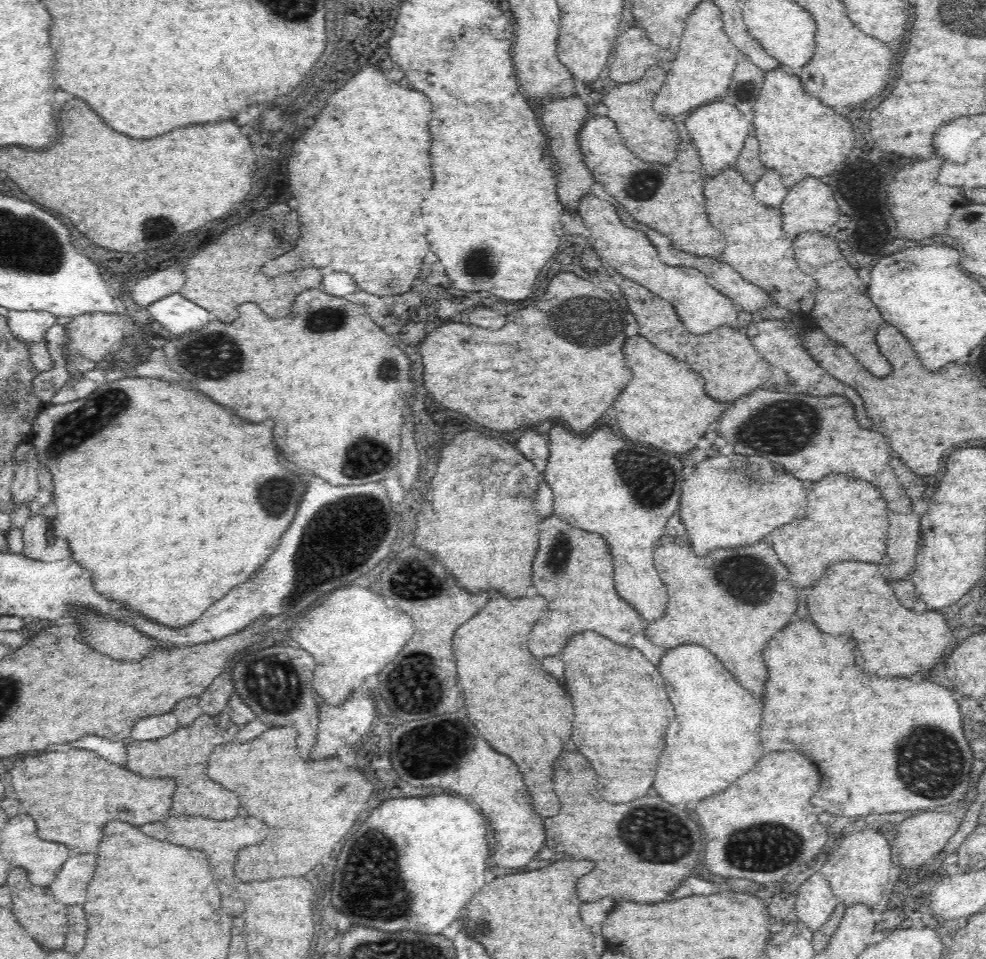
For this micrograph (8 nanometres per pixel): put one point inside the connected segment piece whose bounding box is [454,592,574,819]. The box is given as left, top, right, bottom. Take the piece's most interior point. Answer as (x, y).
(524, 713)

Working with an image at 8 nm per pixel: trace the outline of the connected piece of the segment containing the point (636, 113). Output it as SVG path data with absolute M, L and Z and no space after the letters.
M660 66L650 67L638 80L627 84L612 85L604 91L603 104L609 110L607 117L612 119L619 130L623 143L640 160L656 164L670 164L677 157L680 135L674 120L656 114L653 102L658 91L663 88L667 72Z

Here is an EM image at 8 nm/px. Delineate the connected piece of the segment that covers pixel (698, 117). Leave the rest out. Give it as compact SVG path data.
M712 102L710 106L700 106L690 113L685 120L689 136L692 136L692 142L696 144L699 150L699 157L706 174L714 176L720 170L733 165L743 149L745 140L752 131L752 122L748 122L744 115L734 105L724 102Z

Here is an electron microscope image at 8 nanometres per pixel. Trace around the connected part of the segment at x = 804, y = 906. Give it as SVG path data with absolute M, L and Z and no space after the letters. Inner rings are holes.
M816 872L805 880L797 890L797 920L806 923L812 932L824 926L840 902L830 888L830 883L820 872Z

